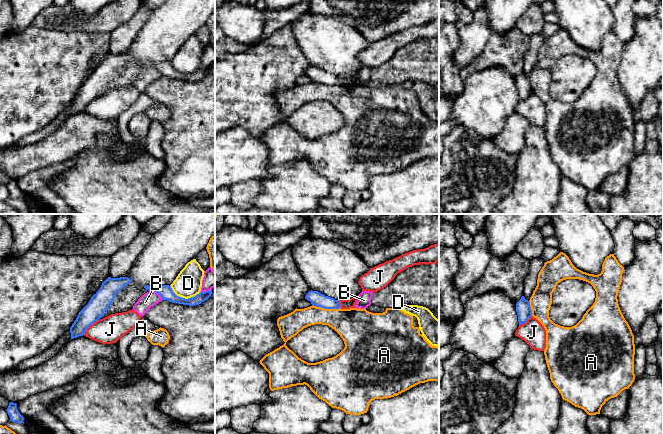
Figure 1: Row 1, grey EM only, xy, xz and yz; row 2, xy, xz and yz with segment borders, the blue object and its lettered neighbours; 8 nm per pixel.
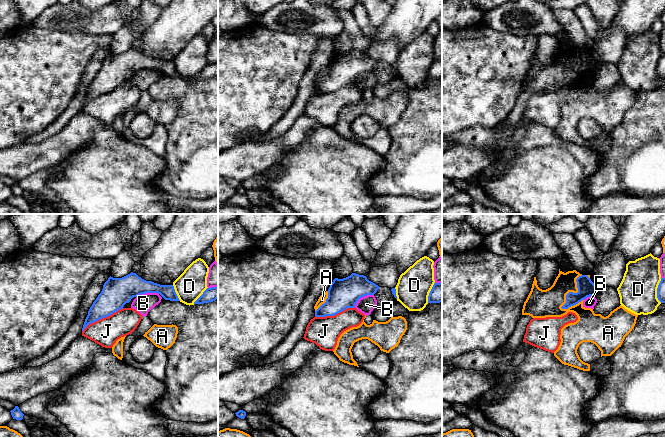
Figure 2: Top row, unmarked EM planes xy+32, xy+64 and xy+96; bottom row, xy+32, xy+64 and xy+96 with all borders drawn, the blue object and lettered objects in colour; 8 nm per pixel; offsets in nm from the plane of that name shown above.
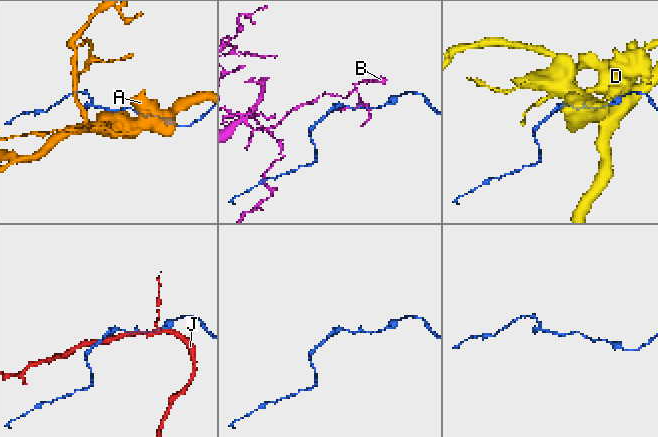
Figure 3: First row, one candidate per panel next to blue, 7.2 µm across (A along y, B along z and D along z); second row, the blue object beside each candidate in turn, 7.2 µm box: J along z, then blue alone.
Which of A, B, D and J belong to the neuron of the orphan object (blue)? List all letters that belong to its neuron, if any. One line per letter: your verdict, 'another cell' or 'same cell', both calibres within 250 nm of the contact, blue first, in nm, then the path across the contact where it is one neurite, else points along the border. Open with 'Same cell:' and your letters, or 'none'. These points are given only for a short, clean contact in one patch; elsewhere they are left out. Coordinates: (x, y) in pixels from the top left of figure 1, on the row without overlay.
Same cell: A
A: same cell | 120/260 nm
B: another cell | 110/120 nm
D: another cell | 110/220 nm
J: another cell | 160/220 nm | along xy (98, 95), (83, 110)

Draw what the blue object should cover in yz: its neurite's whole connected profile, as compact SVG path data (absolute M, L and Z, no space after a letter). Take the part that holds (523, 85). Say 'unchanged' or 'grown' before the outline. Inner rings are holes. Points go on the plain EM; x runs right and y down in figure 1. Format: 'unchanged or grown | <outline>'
grown | M560 28L552 36L544 39L530 76L522 72L516 79L519 101L526 99L533 92L546 106L544 131L551 158L558 165L563 176L583 185L588 191L600 190L602 182L609 175L629 165L635 156L634 111L620 86L617 75L623 47L624 43L614 30L605 34L601 49L594 51L577 45L569 33ZM566 55L586 57L596 67L595 78L582 95L572 103L555 100L549 93L552 69L557 60Z

